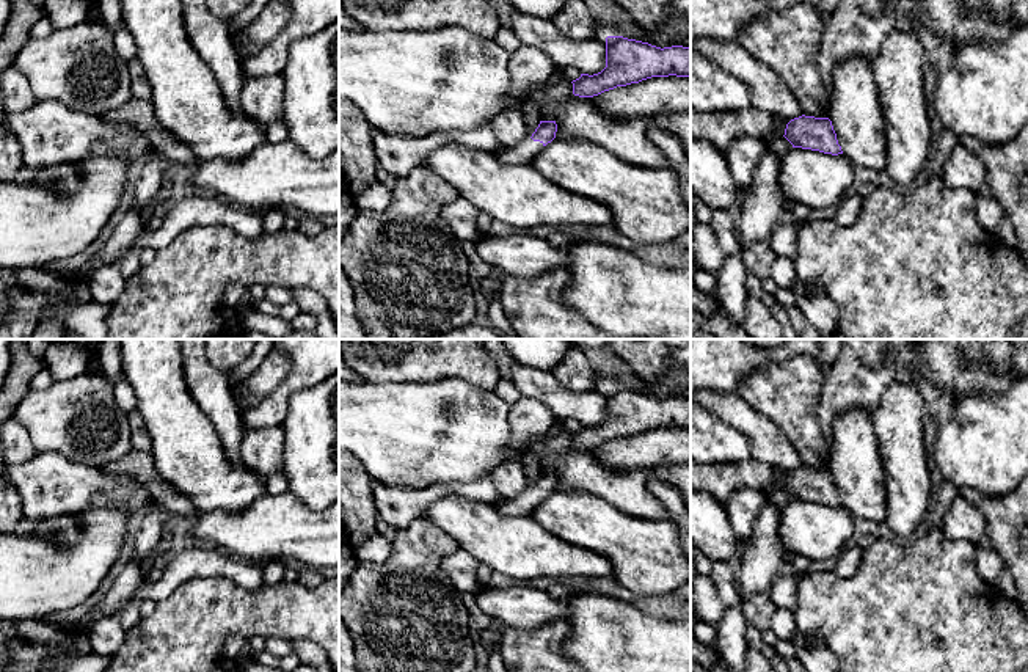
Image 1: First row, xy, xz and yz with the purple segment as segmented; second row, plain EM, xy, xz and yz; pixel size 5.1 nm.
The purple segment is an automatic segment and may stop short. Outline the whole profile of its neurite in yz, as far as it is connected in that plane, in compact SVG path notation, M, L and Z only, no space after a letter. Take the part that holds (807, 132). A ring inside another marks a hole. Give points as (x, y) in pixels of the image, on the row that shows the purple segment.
M799 116L786 124L783 135L793 148L819 151L824 154L843 154L837 133L829 118Z

